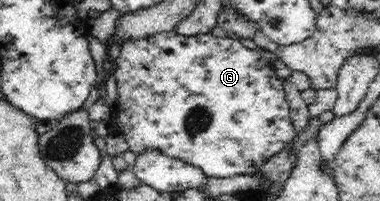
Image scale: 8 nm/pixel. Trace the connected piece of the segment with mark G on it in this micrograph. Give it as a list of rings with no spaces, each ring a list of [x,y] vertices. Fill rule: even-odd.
[[[164,30],[161,33],[149,33],[143,37],[129,37],[123,41],[119,57],[115,59],[116,68],[110,71],[117,81],[117,101],[111,104],[111,115],[106,121],[109,133],[123,135],[128,150],[137,156],[147,155],[149,152],[157,152],[161,156],[173,158],[183,163],[202,169],[209,178],[226,178],[234,175],[253,175],[255,169],[263,165],[271,156],[275,155],[283,142],[293,137],[291,128],[290,107],[283,95],[280,79],[275,73],[271,63],[264,56],[264,51],[255,45],[228,37],[216,37],[211,33],[196,36],[186,36],[177,33],[176,30]]]

